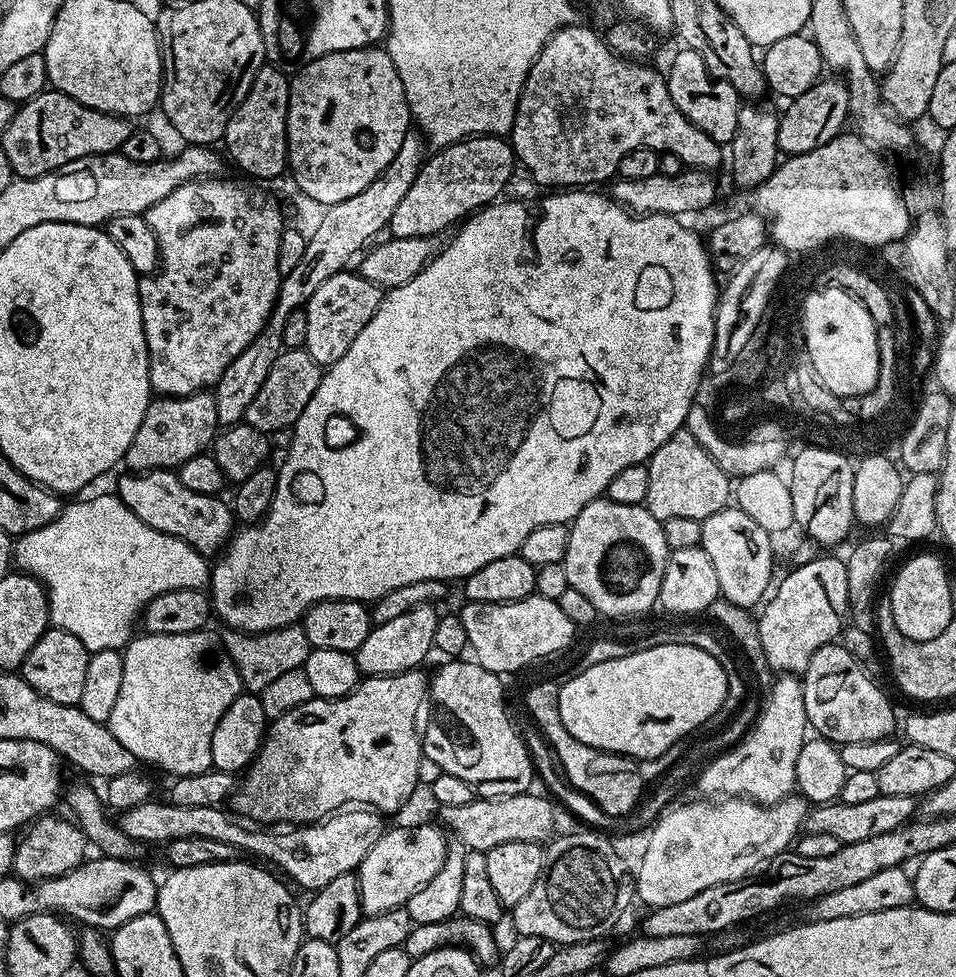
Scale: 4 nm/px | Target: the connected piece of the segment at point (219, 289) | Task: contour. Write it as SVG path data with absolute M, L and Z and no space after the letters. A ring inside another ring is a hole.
M224 179L188 180L143 213L144 221L154 230L160 251L159 268L140 280L148 373L153 393L160 396L189 396L215 386L222 378L222 370L258 338L278 298L278 238L286 221L266 197Z

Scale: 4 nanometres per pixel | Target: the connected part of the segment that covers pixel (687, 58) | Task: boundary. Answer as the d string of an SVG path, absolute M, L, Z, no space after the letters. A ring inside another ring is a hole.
M681 47L680 53L672 60L672 65L666 68L666 79L670 98L710 138L714 138L717 144L727 145L734 138L734 130L738 126L738 114L742 107L742 97L730 86L730 82L717 80L708 73L706 62L702 62L700 55L694 50Z

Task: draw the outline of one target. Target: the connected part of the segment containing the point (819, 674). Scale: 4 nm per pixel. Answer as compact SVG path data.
M838 642L819 647L802 673L803 702L809 727L835 745L889 739L896 716L881 688L864 672L853 654Z

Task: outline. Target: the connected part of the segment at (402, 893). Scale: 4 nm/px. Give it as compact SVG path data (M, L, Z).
M412 824L409 828L389 827L382 838L370 846L370 854L366 854L358 869L360 910L364 916L405 907L408 900L414 898L414 894L422 890L422 886L426 886L426 882L430 882L438 870L442 870L448 842L445 833L437 828L432 824Z

